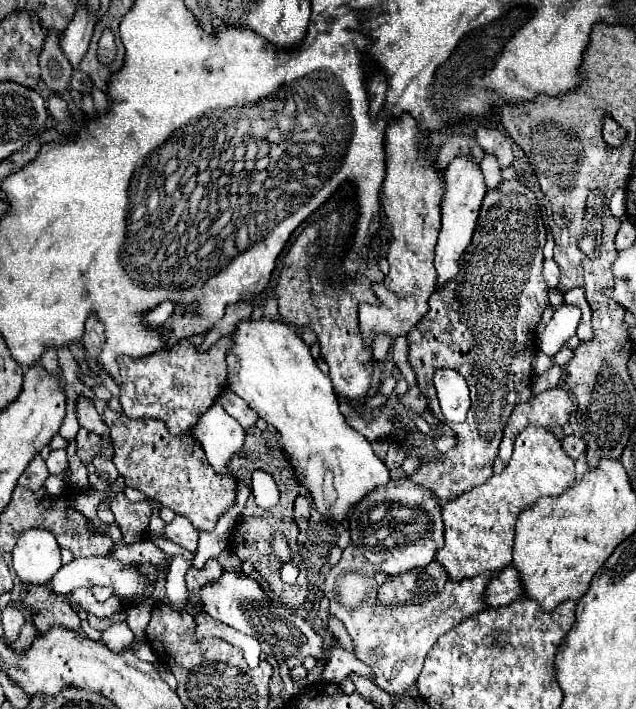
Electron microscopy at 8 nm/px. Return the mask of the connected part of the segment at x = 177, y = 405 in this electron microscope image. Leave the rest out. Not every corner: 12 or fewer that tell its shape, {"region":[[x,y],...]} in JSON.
{"region":[[233,338],[119,358],[123,412],[185,434],[227,388]]}

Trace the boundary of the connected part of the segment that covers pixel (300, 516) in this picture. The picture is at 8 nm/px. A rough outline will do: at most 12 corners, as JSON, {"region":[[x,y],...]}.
{"region":[[295,498],[295,522],[301,530],[309,526],[311,500]]}

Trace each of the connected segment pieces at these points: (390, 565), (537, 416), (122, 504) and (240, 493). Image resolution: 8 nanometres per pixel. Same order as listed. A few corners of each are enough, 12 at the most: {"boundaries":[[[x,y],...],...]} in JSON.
{"boundaries":[[[409,478],[349,516],[381,572],[425,568],[443,546],[441,506]],[[551,388],[517,404],[505,442],[529,424],[547,430],[567,424],[571,394]],[[123,492],[113,500],[123,540],[143,538],[153,512],[151,502],[131,502]],[[235,480],[235,505],[221,516],[213,532],[199,534],[191,560],[203,568],[227,546],[251,488]]]}

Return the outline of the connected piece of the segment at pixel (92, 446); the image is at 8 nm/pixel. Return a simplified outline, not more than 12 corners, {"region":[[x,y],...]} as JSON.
{"region":[[87,432],[77,434],[77,456],[83,464],[95,456],[113,458],[111,440]]}

